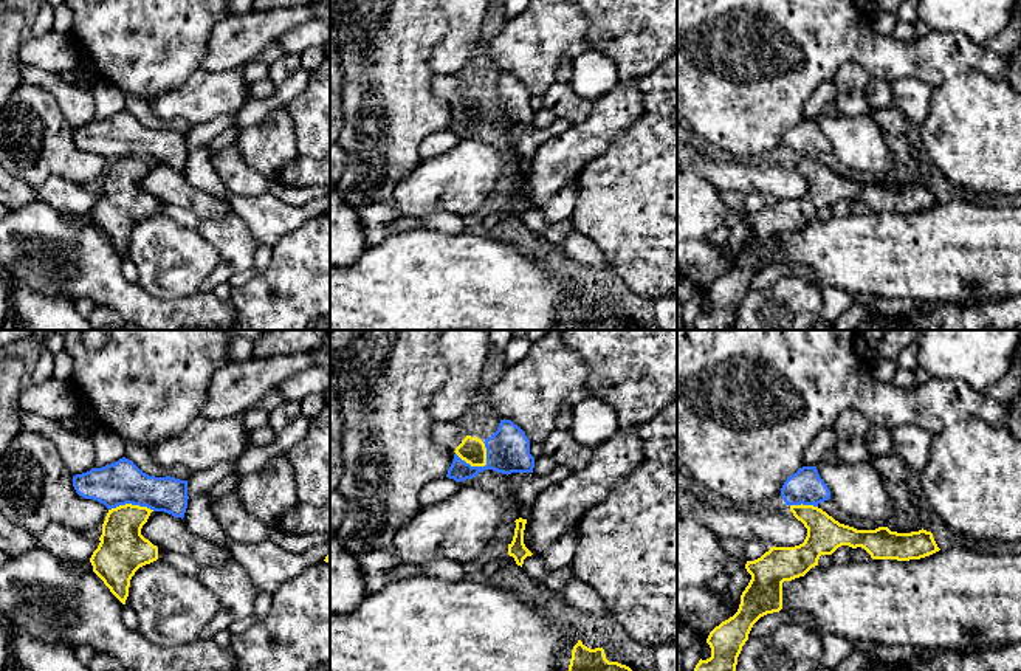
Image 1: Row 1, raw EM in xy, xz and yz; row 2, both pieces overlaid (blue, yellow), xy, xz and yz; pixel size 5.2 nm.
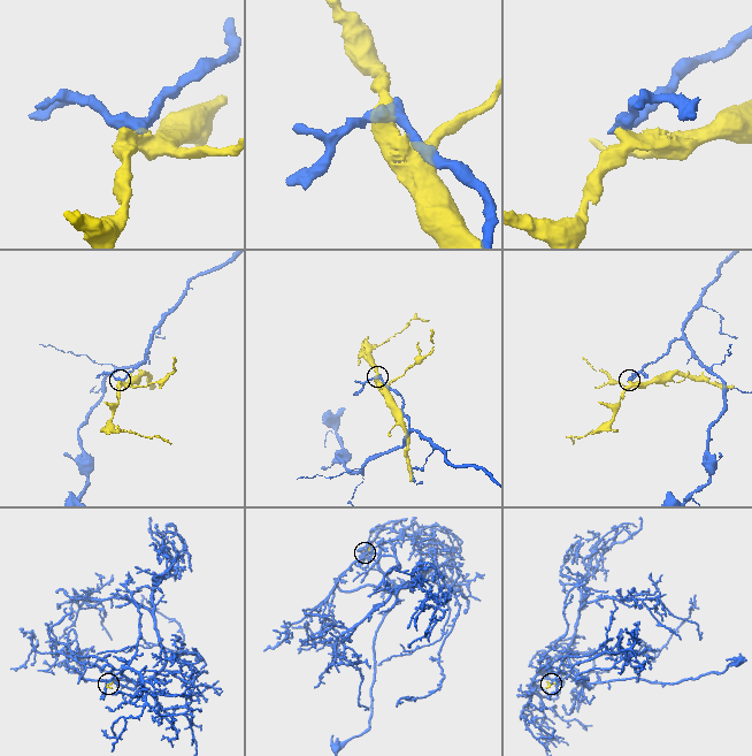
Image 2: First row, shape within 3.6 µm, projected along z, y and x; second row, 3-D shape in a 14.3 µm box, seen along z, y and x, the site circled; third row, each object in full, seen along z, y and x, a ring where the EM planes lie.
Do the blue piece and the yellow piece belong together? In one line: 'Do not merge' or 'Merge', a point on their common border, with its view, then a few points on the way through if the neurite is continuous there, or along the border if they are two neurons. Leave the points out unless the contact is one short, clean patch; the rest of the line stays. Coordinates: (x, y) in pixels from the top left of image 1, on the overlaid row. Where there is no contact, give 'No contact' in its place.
Do not merge. Touches blue at xz (470, 465). Boundary: xz (456, 453), (471, 465), (487, 464)

